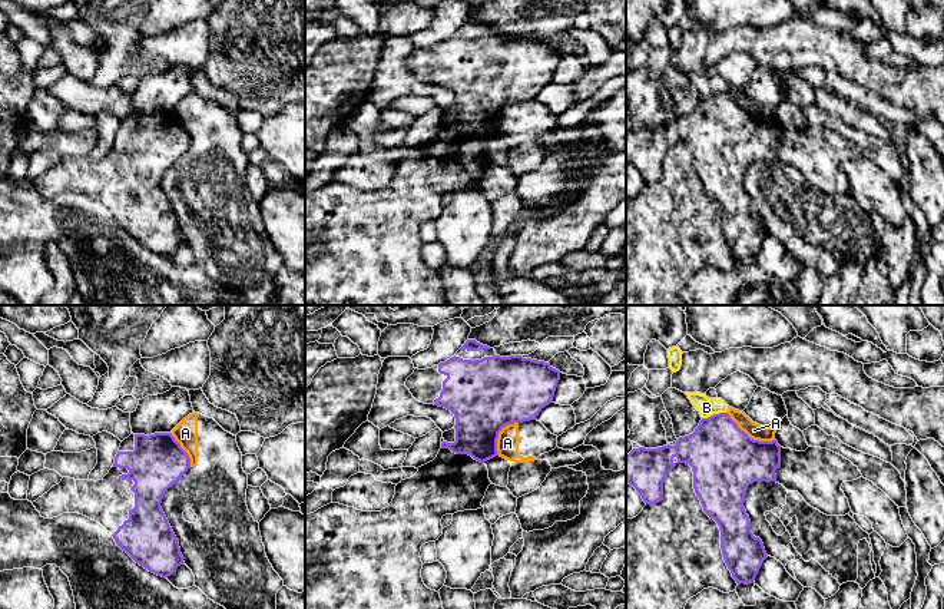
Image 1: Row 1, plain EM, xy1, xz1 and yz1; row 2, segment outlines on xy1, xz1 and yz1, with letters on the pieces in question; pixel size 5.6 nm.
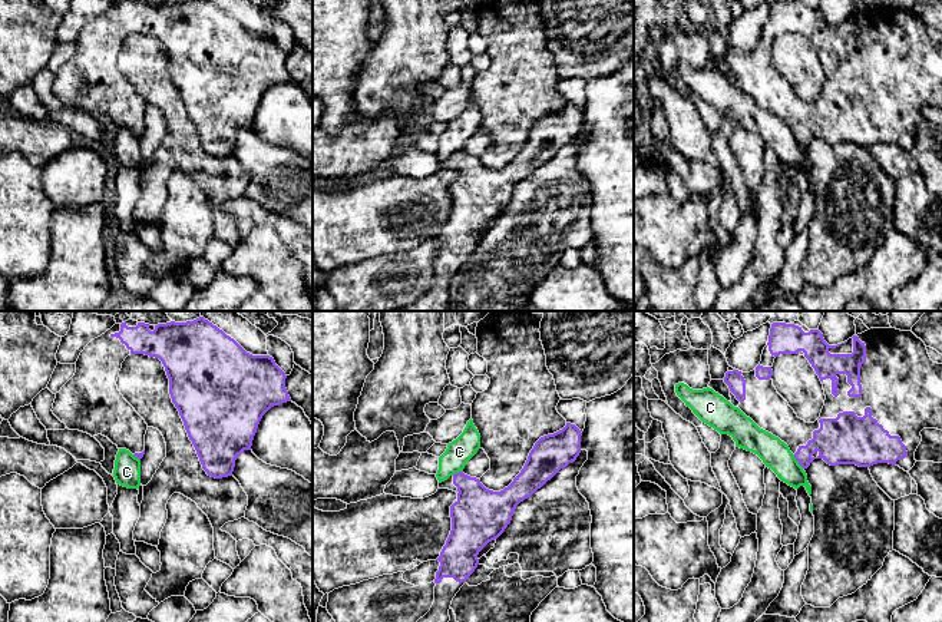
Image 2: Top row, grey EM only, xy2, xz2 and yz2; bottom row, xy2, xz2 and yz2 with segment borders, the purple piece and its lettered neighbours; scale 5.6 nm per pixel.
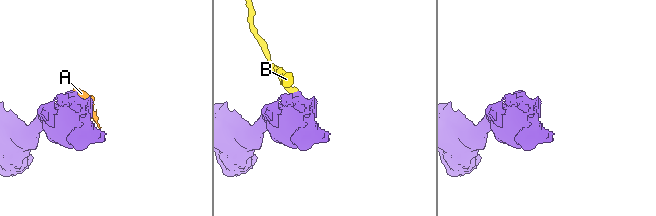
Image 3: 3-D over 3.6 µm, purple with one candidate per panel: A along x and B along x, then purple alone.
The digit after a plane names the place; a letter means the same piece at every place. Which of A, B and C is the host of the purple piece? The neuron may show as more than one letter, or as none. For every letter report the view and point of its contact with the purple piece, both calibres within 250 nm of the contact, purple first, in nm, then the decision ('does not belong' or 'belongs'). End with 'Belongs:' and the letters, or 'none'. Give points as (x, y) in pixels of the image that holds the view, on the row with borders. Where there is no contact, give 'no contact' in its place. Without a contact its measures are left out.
A: contact yz1 (748, 436); calibres 380 and 90 nm; does not belong
B: contact yz1 (714, 414); calibres 360 and 110 nm; does not belong
C: contact yz2 (797, 460); calibres 260 and 160 nm; does not belong
Belongs: none

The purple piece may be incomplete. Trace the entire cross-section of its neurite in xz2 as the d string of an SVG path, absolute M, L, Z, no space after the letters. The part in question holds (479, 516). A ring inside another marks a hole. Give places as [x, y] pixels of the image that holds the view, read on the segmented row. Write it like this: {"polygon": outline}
{"polygon": "M571 423L541 437L513 482L500 492L486 489L463 472L439 483L457 493L450 506L452 530L443 546L434 579L434 602L417 622L449 622L453 598L479 565L479 552L498 539L512 520L516 506L531 497L581 453L581 430Z"}

